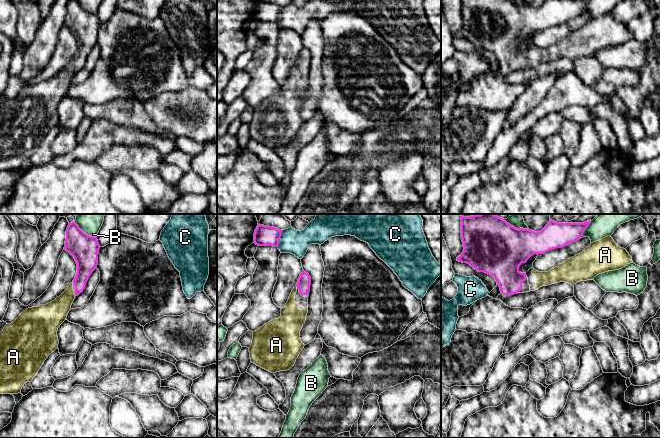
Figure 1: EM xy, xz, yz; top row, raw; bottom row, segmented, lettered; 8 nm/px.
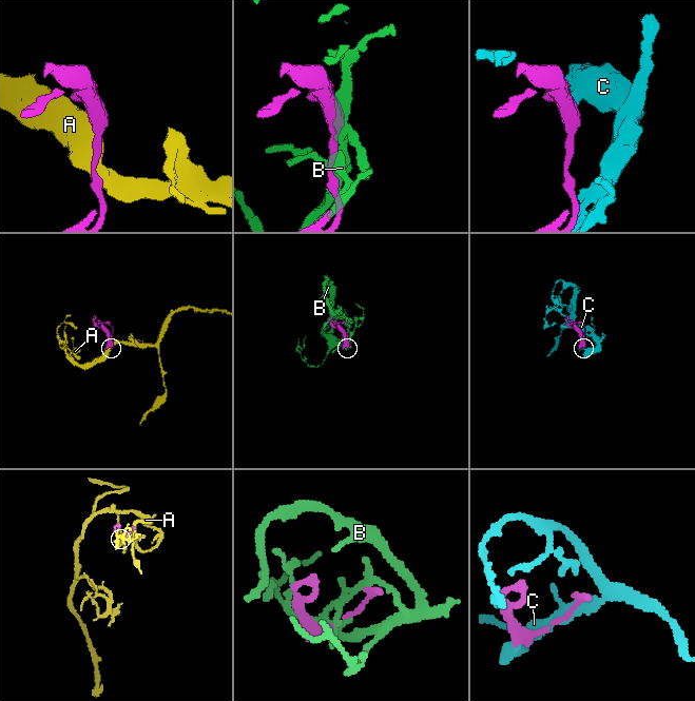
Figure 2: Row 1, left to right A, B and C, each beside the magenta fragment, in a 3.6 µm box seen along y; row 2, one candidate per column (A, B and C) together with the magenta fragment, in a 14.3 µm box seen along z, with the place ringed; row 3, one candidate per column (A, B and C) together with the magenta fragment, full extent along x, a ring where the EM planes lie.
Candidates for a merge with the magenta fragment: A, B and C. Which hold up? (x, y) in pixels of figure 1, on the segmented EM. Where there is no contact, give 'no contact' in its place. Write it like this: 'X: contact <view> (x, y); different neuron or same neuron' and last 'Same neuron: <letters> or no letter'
A: contact xz (296, 285); same neuron
B: contact xy (85, 233); different neuron
C: contact xz (279, 238); different neuron
Same neuron: A

